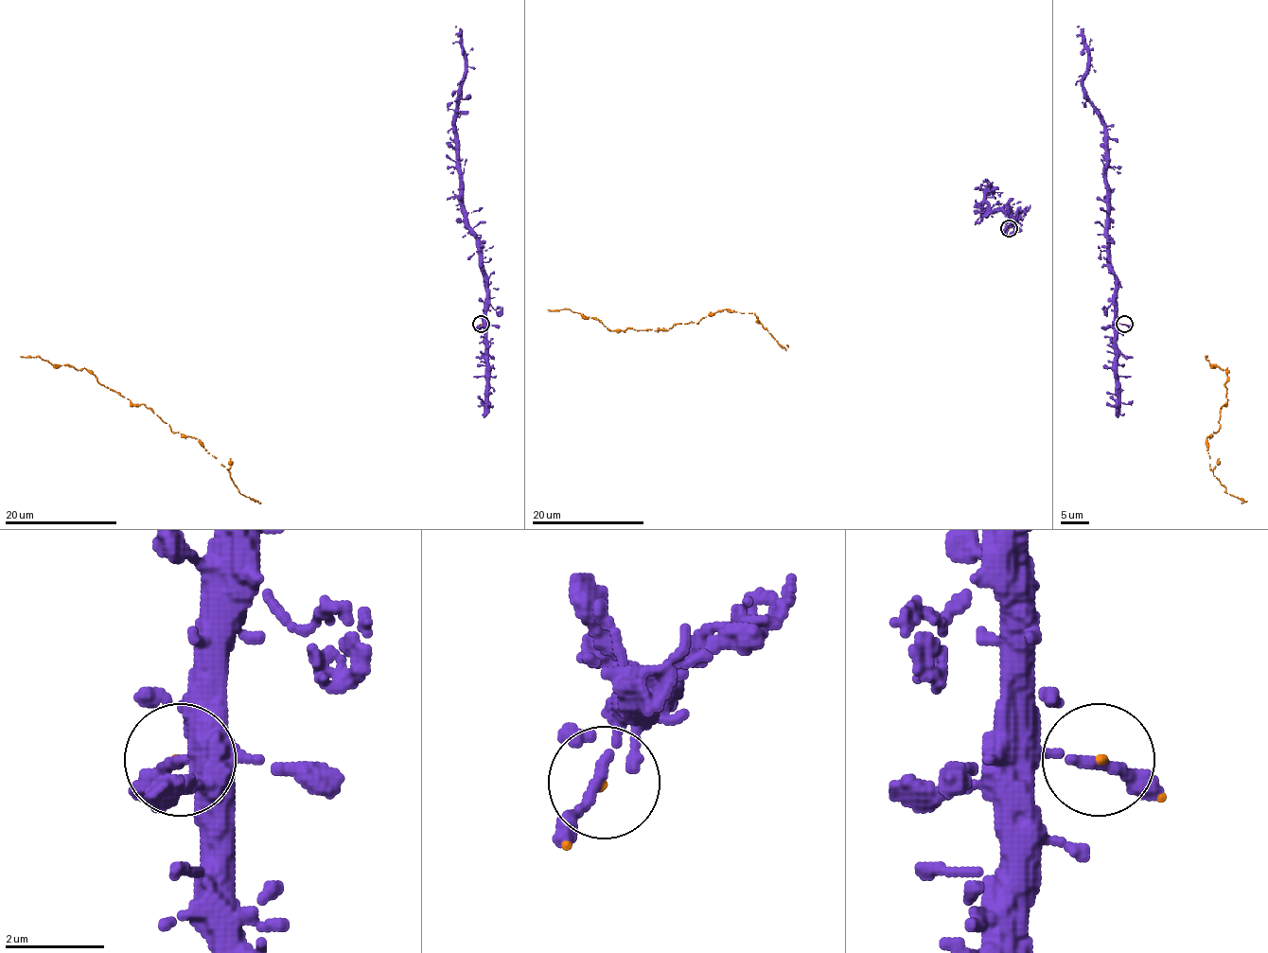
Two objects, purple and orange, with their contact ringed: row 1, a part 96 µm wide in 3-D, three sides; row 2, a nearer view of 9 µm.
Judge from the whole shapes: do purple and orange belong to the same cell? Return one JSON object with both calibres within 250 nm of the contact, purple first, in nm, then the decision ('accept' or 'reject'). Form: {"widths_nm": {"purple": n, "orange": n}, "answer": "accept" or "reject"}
{"widths_nm": {"purple": 200, "orange": 70}, "answer": "accept"}

